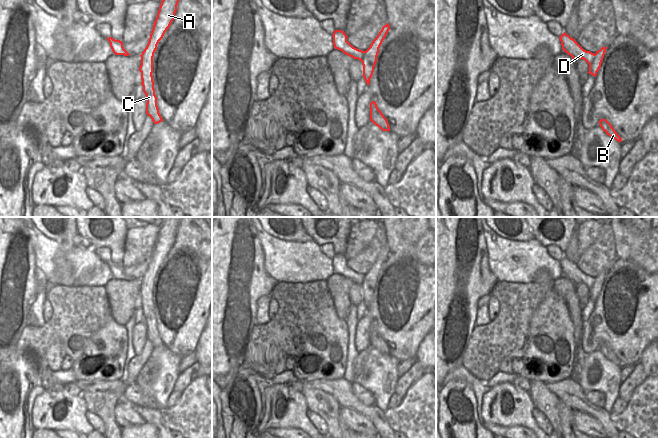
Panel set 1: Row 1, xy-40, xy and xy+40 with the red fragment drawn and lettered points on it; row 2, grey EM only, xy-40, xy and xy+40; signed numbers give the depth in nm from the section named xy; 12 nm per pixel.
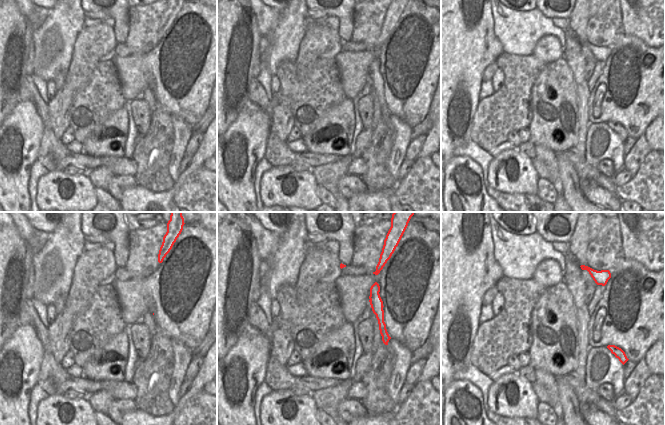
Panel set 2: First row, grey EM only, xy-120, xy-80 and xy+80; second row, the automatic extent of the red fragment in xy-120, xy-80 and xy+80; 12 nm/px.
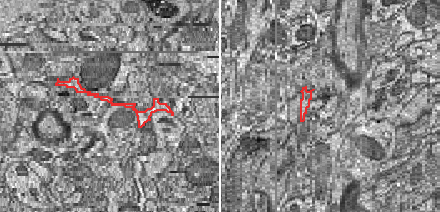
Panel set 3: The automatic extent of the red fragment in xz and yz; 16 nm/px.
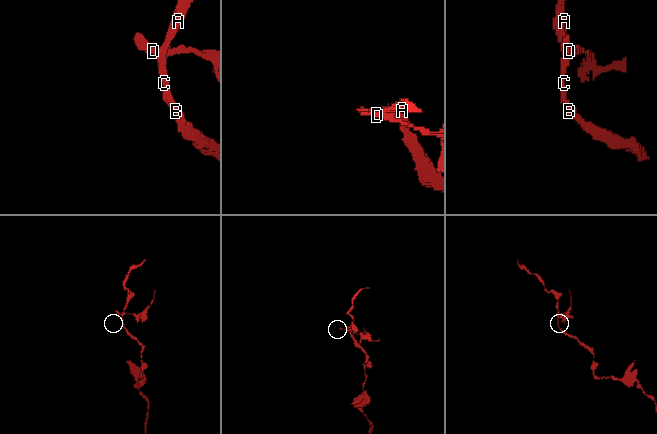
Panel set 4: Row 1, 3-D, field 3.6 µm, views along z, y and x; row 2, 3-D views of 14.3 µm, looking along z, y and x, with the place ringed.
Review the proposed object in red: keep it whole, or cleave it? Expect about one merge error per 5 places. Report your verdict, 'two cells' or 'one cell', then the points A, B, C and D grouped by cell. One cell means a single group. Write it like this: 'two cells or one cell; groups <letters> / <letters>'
two cells; groups A B C / D

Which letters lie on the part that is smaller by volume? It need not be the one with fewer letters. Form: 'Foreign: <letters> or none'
Foreign: D.

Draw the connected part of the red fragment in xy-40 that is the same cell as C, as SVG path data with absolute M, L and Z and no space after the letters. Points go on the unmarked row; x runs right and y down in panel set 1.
M170 217L169 220L162 223L157 241L155 243L153 253L150 258L149 266L142 276L141 289L139 295L141 296L141 303L143 316L146 319L146 338L152 343L154 348L163 345L157 330L157 321L155 319L154 305L153 305L153 281L157 273L159 265L163 262L165 256L170 251L174 244L177 235L177 229L183 217Z

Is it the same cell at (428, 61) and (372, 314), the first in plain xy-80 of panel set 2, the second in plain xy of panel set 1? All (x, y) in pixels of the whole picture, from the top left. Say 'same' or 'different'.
same

